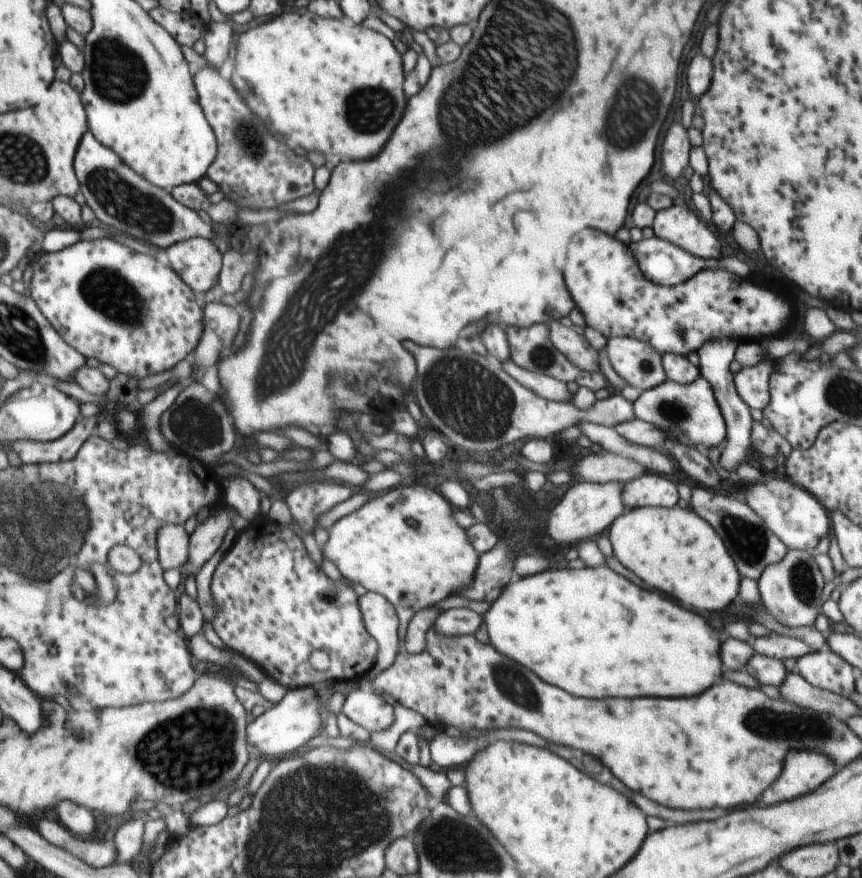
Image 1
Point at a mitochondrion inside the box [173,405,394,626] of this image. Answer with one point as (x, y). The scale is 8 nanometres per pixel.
(329, 596)

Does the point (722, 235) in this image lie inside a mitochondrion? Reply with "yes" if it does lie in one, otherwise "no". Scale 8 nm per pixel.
no

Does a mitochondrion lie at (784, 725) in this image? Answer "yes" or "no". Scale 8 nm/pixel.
yes

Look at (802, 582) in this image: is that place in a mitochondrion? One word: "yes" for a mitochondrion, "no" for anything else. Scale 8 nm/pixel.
yes

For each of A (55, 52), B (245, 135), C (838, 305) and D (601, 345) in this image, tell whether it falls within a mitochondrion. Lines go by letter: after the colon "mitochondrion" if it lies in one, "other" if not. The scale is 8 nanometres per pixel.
A: other
B: mitochondrion
C: other
D: other

